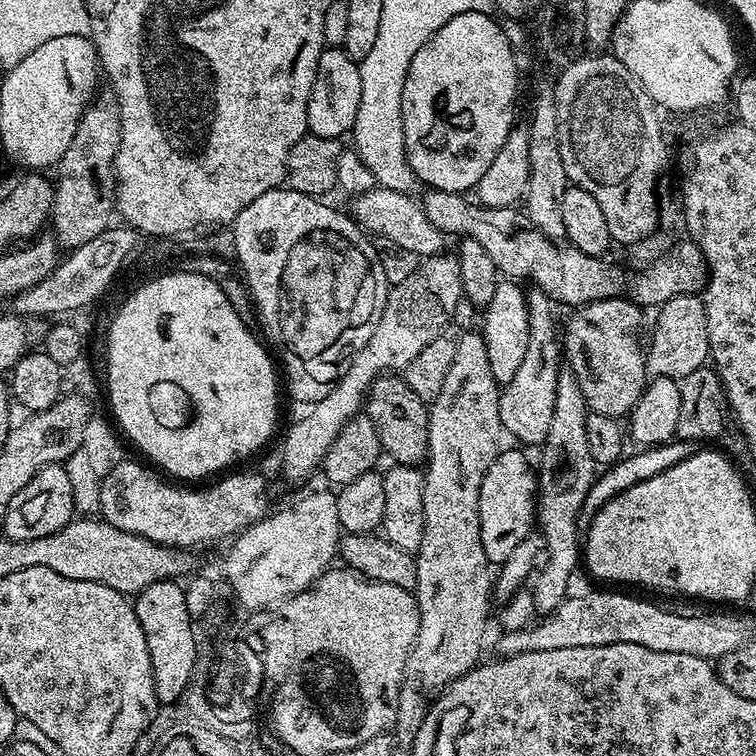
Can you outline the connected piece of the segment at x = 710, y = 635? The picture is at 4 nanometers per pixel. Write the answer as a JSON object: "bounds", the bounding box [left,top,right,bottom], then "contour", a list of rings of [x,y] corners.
{"bounds":[496,592,753,662],"contour":[[[584,592],[581,596],[576,594],[569,595],[567,600],[564,600],[554,609],[553,612],[547,613],[546,618],[541,624],[535,623],[533,626],[527,628],[519,628],[514,632],[507,630],[501,631],[499,634],[500,641],[496,644],[496,656],[503,658],[506,656],[517,656],[518,654],[526,654],[527,652],[533,652],[534,650],[570,650],[570,646],[610,646],[611,644],[637,644],[638,646],[646,646],[646,650],[662,650],[663,652],[669,652],[670,654],[694,654],[698,658],[707,660],[709,662],[719,661],[720,657],[724,656],[730,650],[735,648],[741,648],[744,644],[748,643],[750,637],[753,635],[752,628],[744,620],[739,620],[736,616],[731,616],[731,611],[728,610],[716,610],[720,612],[704,612],[701,616],[687,616],[684,612],[671,612],[668,608],[659,608],[656,604],[651,604],[648,600],[639,600],[636,596],[623,596],[620,592]]]}

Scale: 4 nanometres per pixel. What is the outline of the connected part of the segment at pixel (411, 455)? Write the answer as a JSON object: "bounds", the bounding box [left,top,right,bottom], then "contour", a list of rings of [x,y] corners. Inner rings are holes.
{"bounds":[366,374,429,466],"contour":[[[381,374],[371,388],[368,389],[366,414],[374,422],[378,430],[380,447],[398,464],[420,466],[428,459],[428,429],[429,405],[410,386],[400,374]]]}

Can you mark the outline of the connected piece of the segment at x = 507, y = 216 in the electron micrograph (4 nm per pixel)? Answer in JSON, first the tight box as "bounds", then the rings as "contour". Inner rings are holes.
{"bounds":[422,188,708,306],"contour":[[[433,188],[425,191],[422,205],[426,218],[438,226],[445,237],[471,238],[482,242],[486,254],[494,258],[494,266],[501,277],[524,282],[528,278],[535,287],[543,290],[553,302],[560,300],[564,304],[579,306],[595,300],[605,300],[611,296],[624,296],[633,304],[659,306],[670,298],[682,294],[695,296],[703,293],[708,284],[708,263],[697,244],[685,242],[673,252],[657,258],[653,264],[645,266],[641,272],[632,276],[628,292],[624,290],[624,272],[616,264],[604,268],[604,260],[598,256],[587,256],[582,250],[567,243],[551,240],[533,228],[530,218],[519,207],[485,208],[479,202],[473,202],[467,195],[459,192],[447,192]]]}

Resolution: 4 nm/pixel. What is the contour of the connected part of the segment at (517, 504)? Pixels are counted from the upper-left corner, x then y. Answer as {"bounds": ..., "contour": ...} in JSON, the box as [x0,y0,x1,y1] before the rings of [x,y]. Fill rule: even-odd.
{"bounds":[478,451,538,566],"contour":[[[500,451],[490,462],[490,470],[486,470],[486,478],[482,478],[482,490],[478,498],[478,514],[480,515],[480,533],[482,534],[482,550],[486,550],[489,565],[499,566],[510,553],[514,546],[526,538],[526,534],[534,528],[534,521],[538,516],[538,476],[528,465],[528,460],[520,452]]]}

